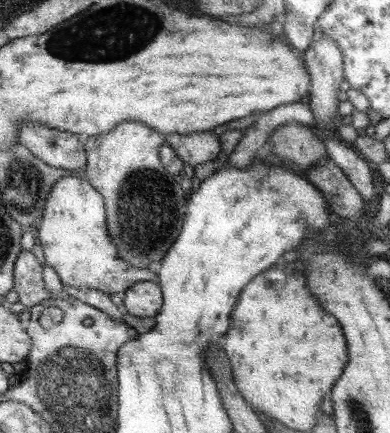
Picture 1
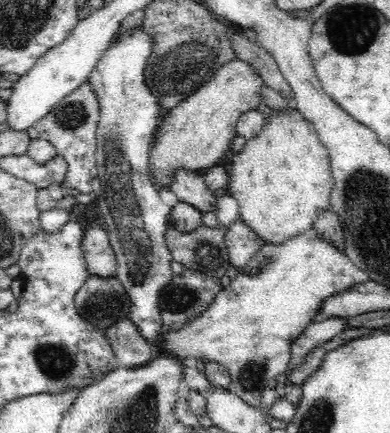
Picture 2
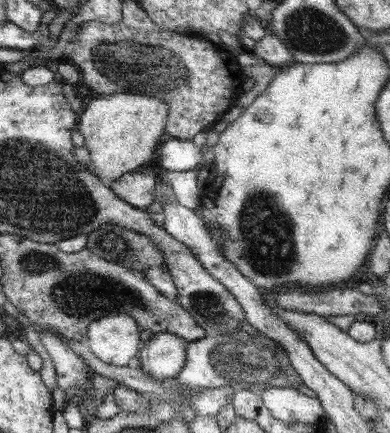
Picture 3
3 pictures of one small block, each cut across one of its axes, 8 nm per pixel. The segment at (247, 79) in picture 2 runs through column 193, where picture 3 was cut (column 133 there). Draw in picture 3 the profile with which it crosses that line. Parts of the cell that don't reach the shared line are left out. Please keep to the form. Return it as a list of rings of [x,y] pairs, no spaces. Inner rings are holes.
[[[101,94],[99,98],[89,100],[87,108],[81,110],[81,120],[77,122],[77,132],[85,140],[83,148],[89,150],[89,172],[107,184],[113,184],[121,176],[135,172],[151,158],[157,140],[163,134],[167,116],[167,104],[147,94]]]

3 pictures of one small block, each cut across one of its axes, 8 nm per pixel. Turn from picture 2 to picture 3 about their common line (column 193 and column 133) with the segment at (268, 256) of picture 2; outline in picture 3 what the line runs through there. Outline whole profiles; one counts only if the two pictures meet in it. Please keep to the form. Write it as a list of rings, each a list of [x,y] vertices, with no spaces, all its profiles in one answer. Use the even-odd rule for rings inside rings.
[[[109,314],[105,318],[99,318],[89,324],[85,344],[89,346],[91,354],[99,358],[105,364],[111,366],[127,366],[127,362],[135,356],[139,356],[139,326],[135,318],[129,318],[127,314]]]

